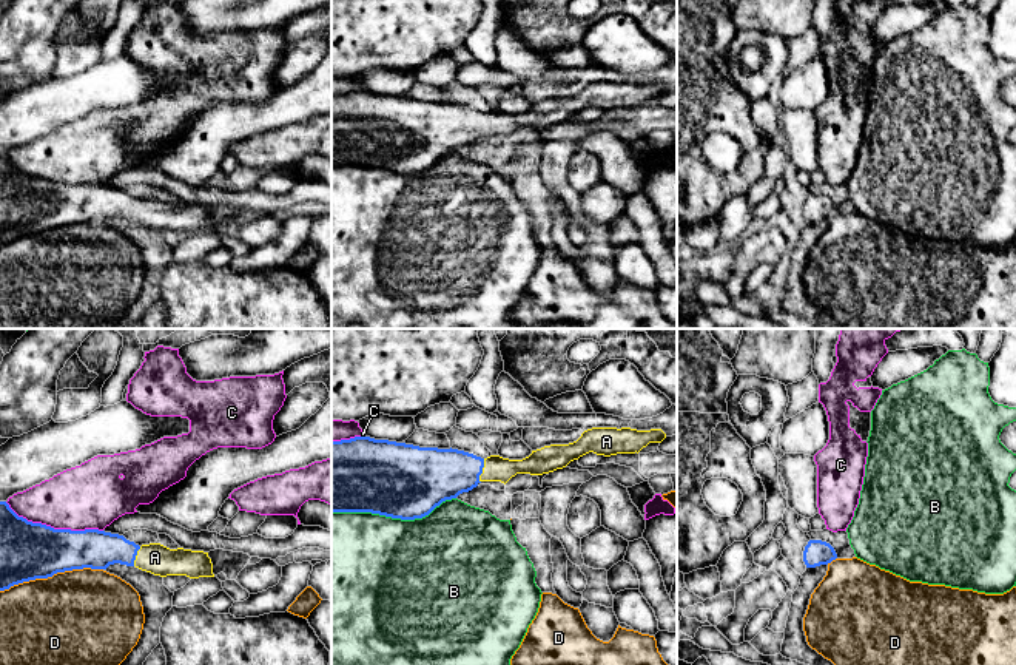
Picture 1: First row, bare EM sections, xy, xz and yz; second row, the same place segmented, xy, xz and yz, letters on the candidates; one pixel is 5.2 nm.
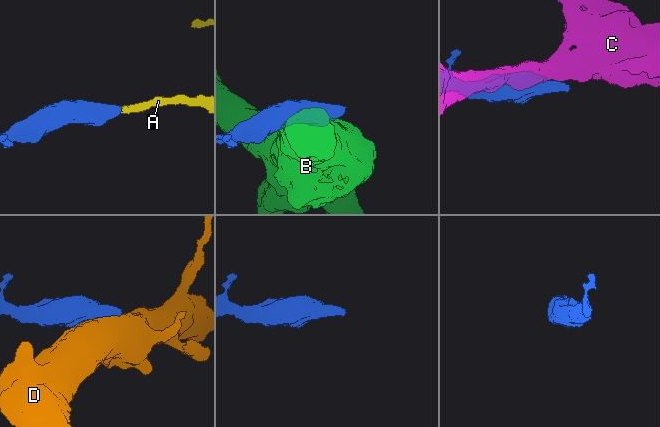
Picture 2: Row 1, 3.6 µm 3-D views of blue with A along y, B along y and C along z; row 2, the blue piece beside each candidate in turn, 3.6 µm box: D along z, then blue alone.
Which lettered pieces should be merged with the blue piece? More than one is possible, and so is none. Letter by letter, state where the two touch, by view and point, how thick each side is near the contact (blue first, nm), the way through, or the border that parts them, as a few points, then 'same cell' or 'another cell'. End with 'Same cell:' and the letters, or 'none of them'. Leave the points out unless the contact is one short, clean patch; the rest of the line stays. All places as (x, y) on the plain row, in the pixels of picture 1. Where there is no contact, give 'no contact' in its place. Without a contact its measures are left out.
A: contact xz (481, 125); calibres 280 and 130 nm; way xz (433, 130), (454, 125), (481, 125), (495, 122); same cell
B: contact xz (393, 172); calibres 400 and 500 nm; another cell
C: contact xy (53, 182); calibres 300 and 340 nm; another cell
D: contact xy (51, 230); calibres 300 and 500 nm; another cell
Same cell: A

